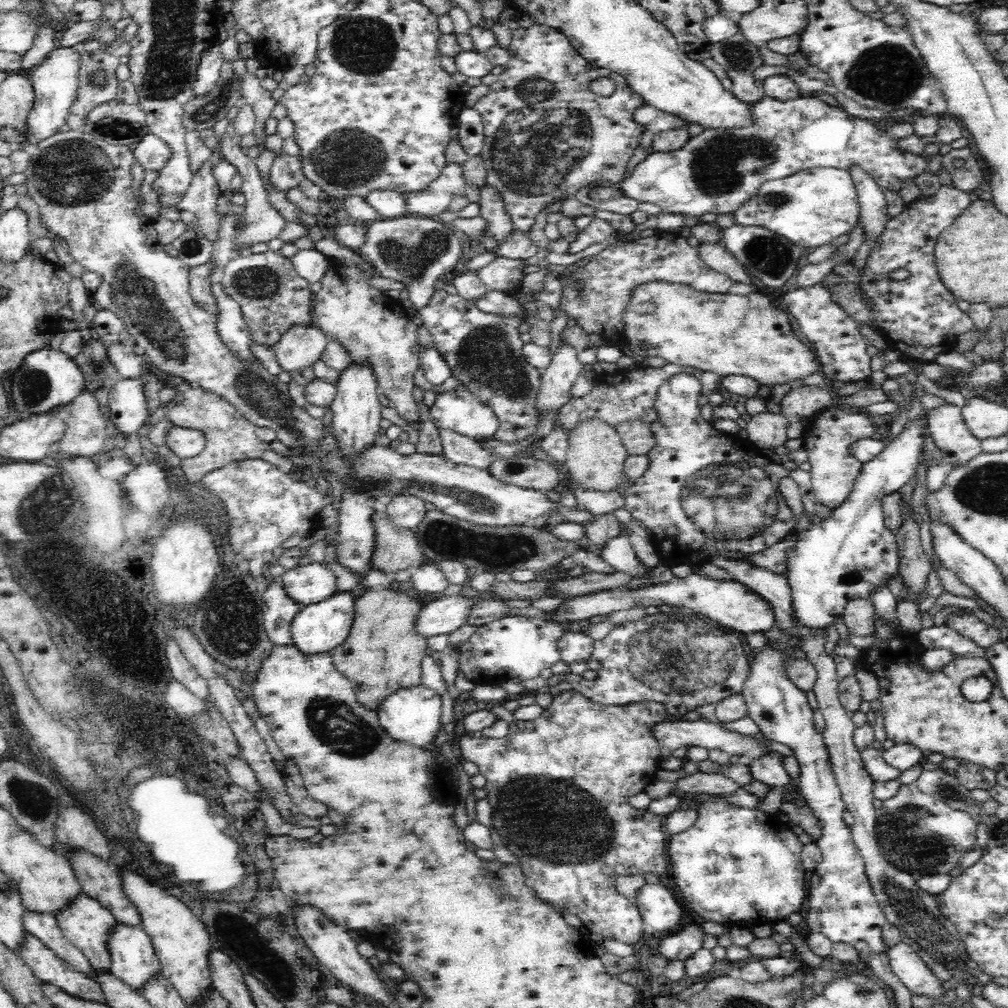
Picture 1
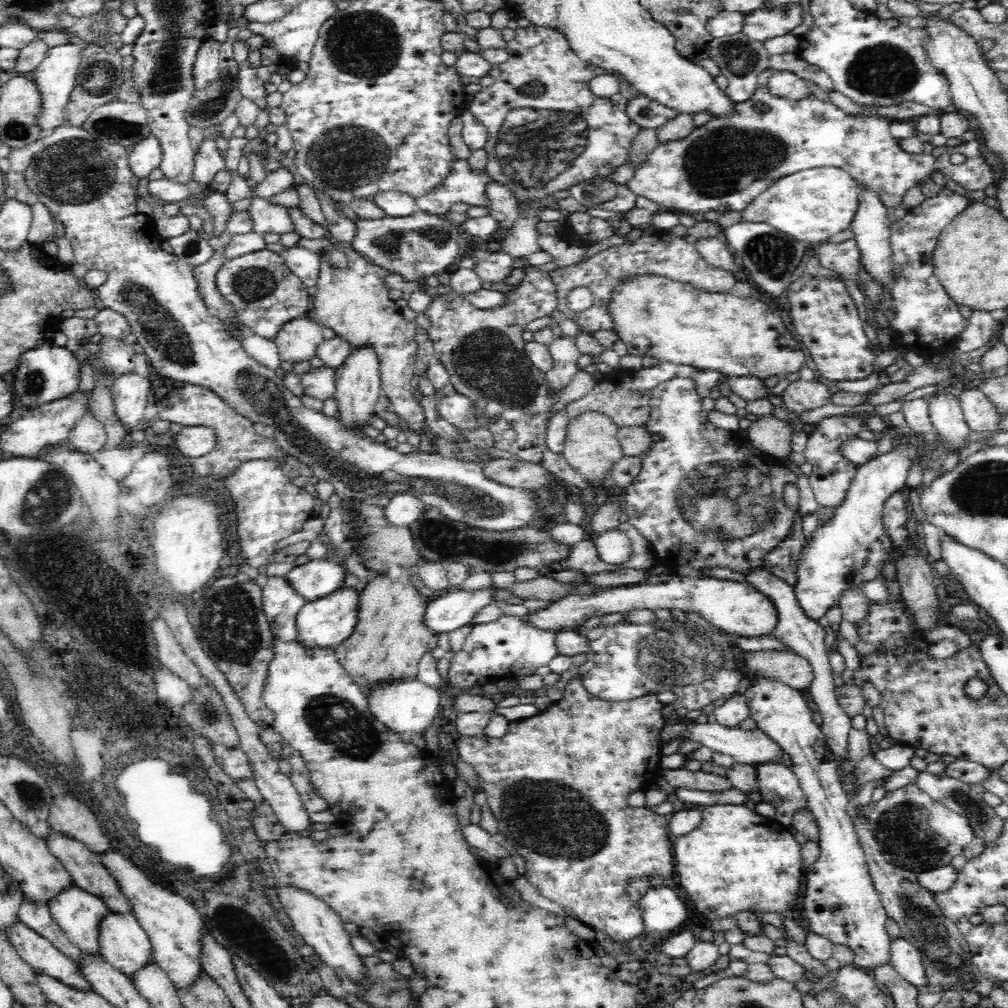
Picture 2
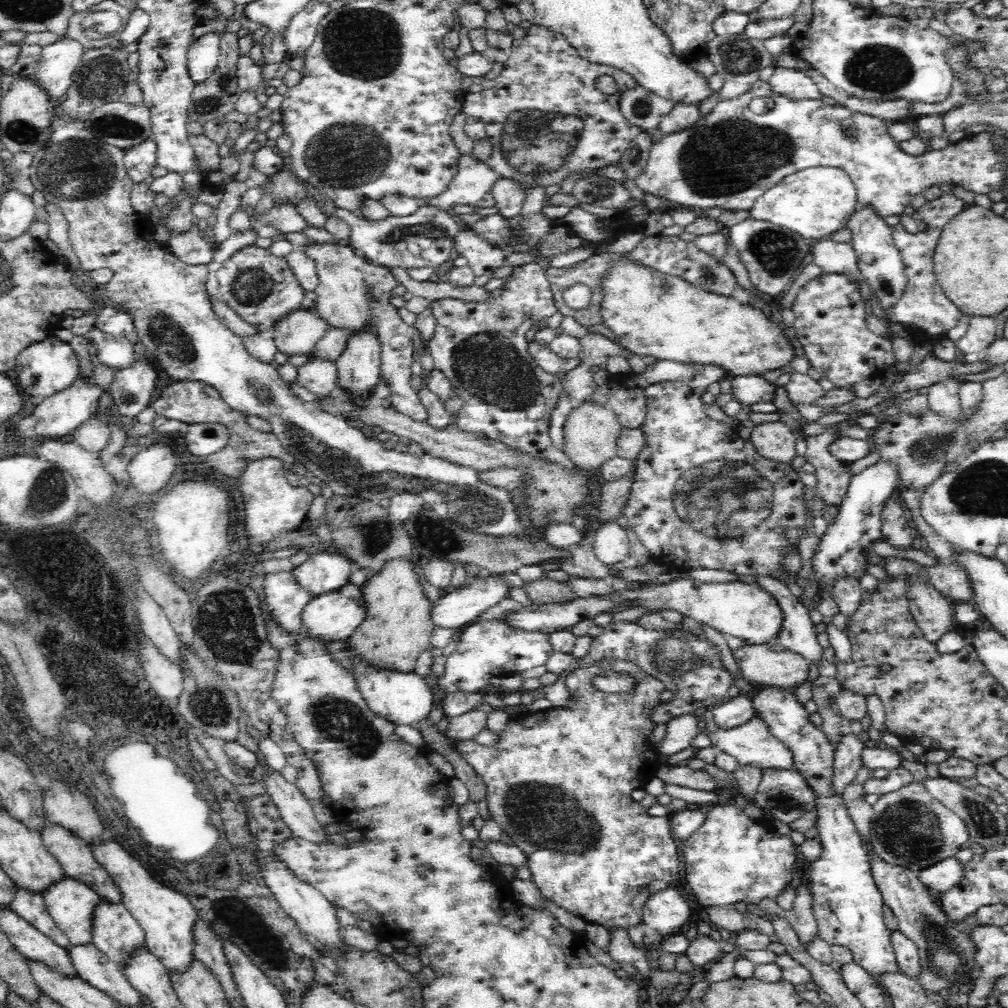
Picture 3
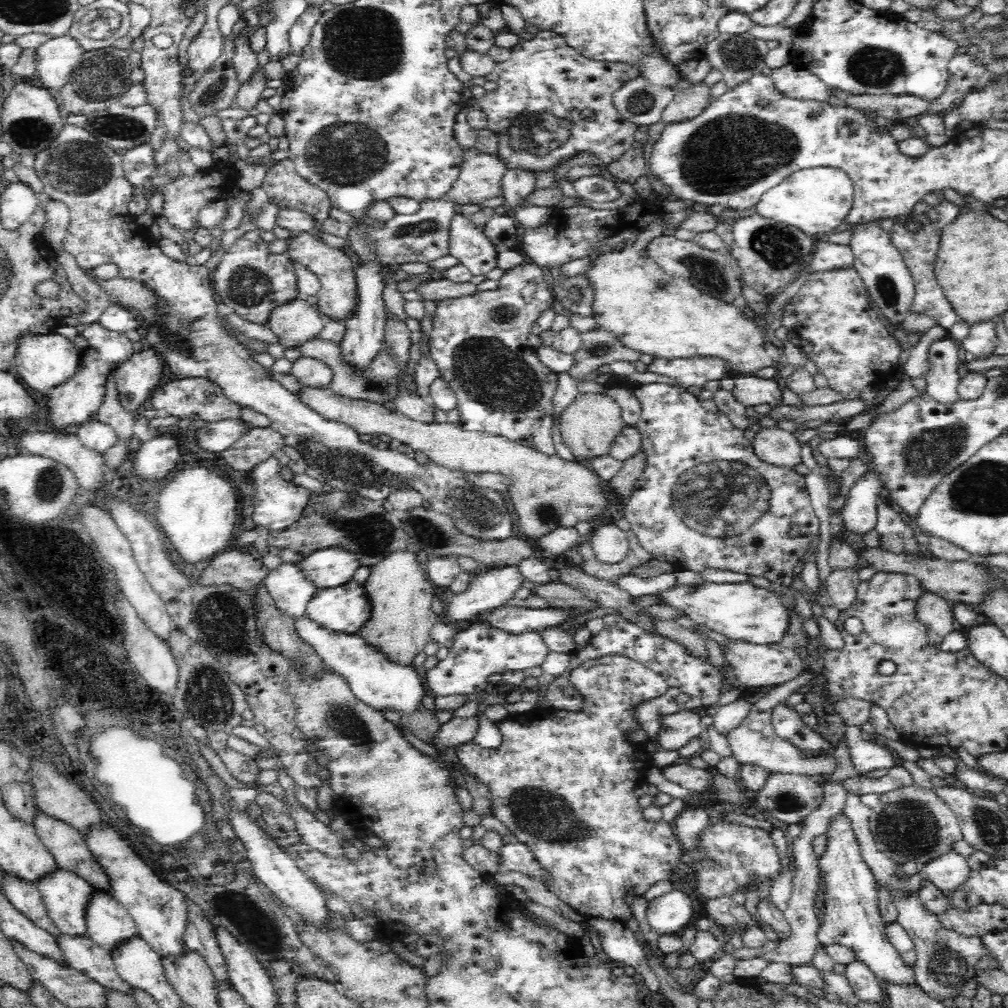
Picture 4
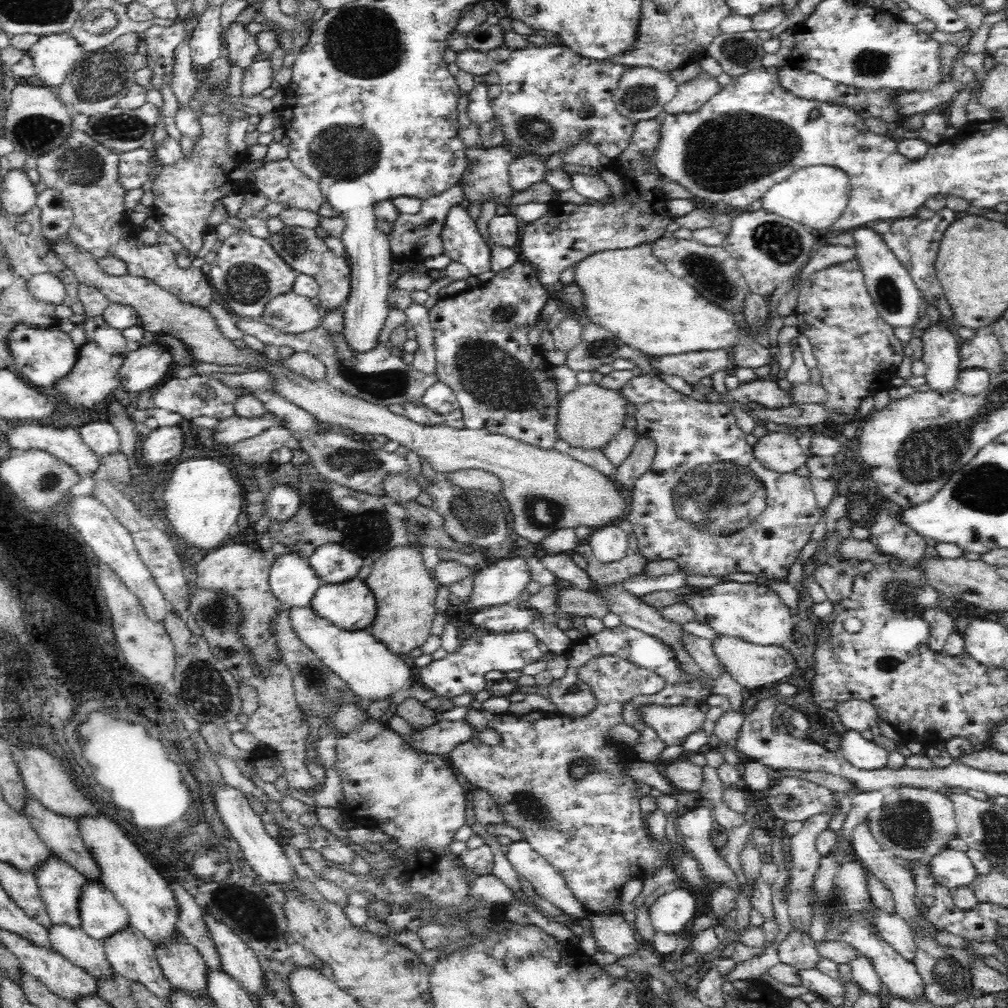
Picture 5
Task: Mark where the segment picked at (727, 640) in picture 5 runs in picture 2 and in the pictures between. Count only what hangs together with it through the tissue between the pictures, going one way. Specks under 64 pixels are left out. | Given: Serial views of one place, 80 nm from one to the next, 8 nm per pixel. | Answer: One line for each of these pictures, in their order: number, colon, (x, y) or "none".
2: (793, 669)
3: (767, 663)
4: (754, 665)

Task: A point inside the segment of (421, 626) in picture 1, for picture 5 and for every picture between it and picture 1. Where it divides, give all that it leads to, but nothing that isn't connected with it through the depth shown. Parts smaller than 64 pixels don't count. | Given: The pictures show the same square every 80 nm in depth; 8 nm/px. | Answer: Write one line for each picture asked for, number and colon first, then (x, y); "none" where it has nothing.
2: (456, 608)
3: (461, 606)
4: (489, 590)
5: (500, 582)

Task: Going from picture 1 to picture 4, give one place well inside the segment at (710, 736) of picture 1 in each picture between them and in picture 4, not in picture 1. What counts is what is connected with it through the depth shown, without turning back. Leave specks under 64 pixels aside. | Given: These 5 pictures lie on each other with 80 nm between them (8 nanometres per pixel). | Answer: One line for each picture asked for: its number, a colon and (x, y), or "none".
2: (752, 747)
3: (752, 743)
4: (754, 742)

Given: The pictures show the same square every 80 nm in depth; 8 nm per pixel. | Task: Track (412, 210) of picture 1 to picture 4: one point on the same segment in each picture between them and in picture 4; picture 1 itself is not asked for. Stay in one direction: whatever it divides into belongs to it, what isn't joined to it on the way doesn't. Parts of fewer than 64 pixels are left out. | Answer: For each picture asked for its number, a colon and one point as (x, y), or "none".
2: (462, 185)
3: (474, 179)
4: (478, 182)

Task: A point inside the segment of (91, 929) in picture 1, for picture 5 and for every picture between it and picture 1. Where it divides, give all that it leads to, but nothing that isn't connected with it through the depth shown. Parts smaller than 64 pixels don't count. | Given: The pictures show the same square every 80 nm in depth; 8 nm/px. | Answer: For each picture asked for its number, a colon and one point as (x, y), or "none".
2: (80, 915)
3: (71, 904)
4: (66, 896)
5: (60, 886)

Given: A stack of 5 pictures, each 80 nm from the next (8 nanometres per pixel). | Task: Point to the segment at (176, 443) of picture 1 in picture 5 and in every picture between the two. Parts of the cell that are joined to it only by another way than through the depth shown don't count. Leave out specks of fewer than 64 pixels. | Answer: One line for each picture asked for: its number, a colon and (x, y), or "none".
2: (196, 441)
3: (202, 439)
4: (218, 436)
5: (232, 430)

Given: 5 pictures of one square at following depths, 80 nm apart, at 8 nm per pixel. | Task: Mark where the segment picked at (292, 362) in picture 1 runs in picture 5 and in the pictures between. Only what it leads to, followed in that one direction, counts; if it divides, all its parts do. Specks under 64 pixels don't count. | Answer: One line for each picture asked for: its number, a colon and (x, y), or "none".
2: (298, 341)
3: (296, 334)
4: (298, 323)
5: (291, 313)

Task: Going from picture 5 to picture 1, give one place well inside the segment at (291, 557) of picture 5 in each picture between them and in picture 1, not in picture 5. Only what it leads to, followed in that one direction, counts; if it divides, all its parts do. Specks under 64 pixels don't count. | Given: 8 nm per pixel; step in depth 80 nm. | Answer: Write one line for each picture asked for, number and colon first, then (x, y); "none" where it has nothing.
1: (278, 610)
2: (281, 605)
3: (285, 600)
4: (291, 593)

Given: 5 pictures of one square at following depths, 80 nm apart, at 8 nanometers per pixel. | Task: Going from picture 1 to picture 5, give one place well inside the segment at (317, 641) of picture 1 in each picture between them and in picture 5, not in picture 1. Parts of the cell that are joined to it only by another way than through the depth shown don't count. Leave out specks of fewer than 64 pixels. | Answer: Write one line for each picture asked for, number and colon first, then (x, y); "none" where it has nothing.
2: (324, 623)
3: (331, 617)
4: (343, 610)
5: (351, 606)

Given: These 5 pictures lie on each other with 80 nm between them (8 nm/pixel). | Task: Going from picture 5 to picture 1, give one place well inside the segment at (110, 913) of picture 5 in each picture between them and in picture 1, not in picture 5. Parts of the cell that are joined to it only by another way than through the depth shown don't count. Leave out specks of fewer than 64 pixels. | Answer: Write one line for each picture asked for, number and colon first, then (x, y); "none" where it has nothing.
1: (133, 959)
2: (124, 944)
3: (116, 933)
4: (109, 923)

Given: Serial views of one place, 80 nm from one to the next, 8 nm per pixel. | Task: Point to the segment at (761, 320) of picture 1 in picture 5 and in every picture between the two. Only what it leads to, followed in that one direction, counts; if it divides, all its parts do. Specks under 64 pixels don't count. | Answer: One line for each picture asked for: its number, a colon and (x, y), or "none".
2: (671, 321)
3: (650, 313)
4: (653, 313)
5: (628, 292)

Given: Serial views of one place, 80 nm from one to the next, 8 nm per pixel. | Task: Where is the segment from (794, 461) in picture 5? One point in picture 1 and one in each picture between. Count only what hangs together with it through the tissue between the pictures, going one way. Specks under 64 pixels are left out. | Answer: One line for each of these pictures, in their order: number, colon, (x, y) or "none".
1: (766, 430)
2: (772, 436)
3: (775, 441)
4: (773, 445)

